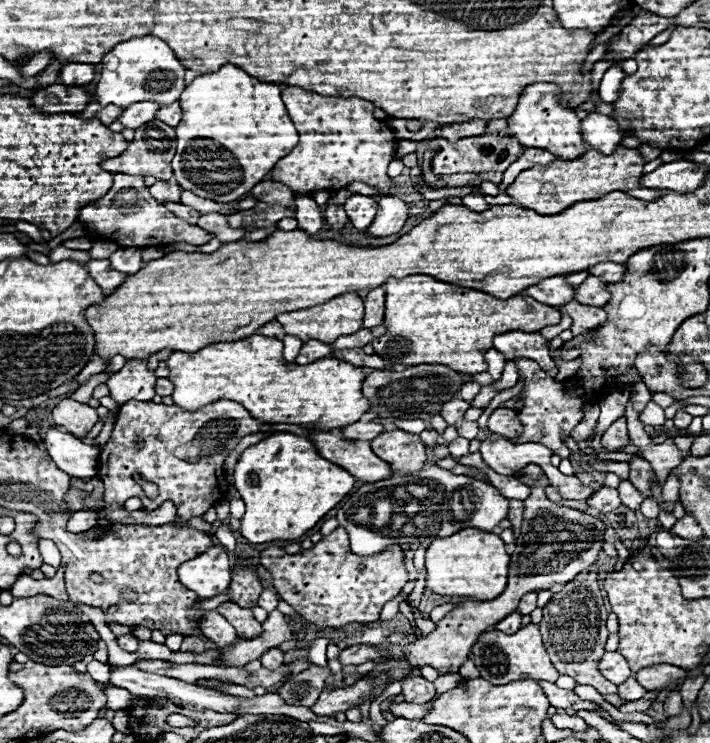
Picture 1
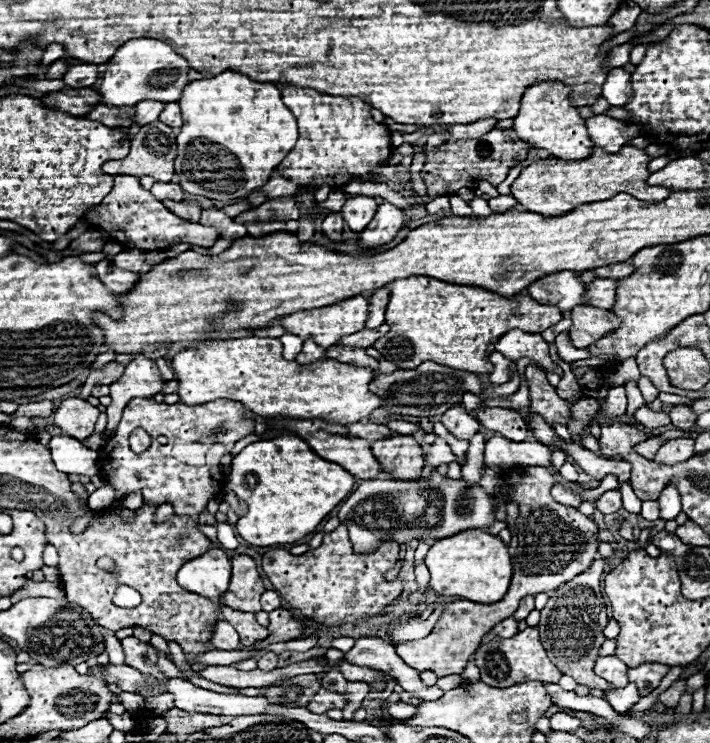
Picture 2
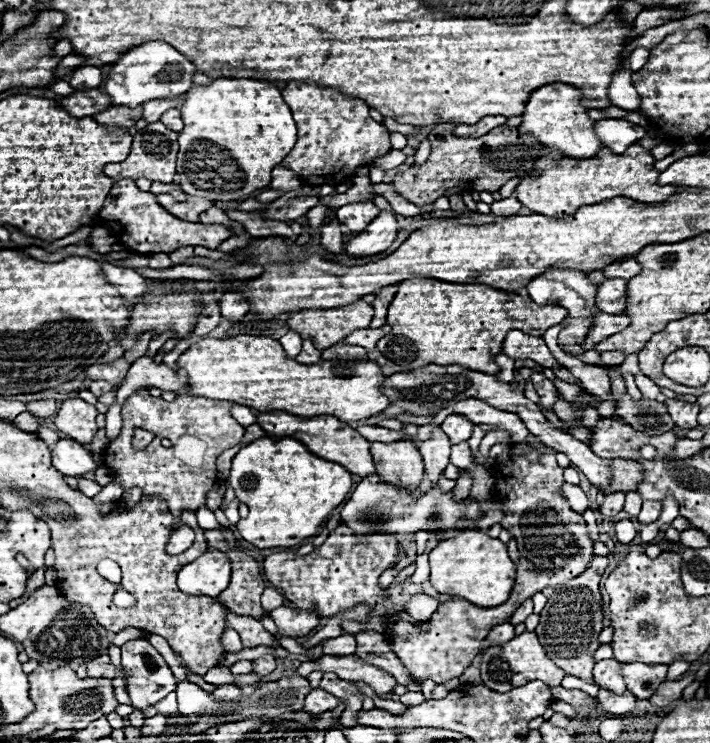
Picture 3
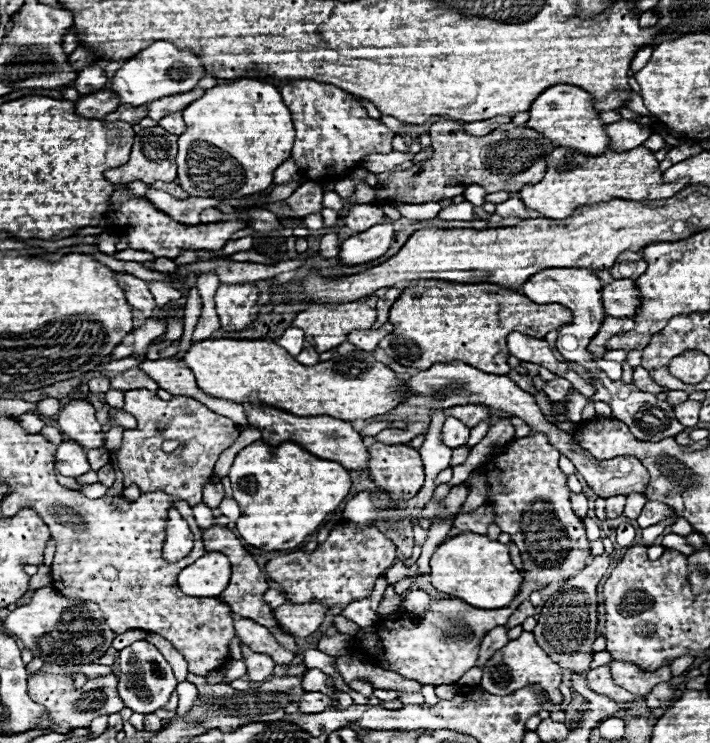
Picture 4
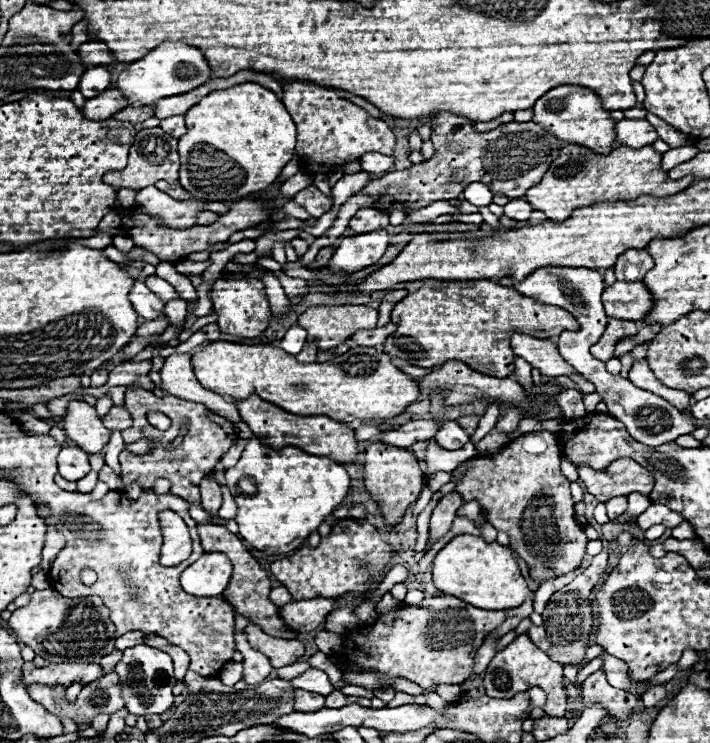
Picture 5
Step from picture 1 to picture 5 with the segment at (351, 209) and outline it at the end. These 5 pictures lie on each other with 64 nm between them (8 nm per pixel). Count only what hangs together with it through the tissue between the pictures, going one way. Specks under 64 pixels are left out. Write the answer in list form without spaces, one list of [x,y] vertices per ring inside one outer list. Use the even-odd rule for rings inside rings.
[[[360,208],[356,216],[350,220],[350,228],[360,234],[360,232],[374,232],[380,228],[388,226],[388,214],[382,210],[374,208]]]

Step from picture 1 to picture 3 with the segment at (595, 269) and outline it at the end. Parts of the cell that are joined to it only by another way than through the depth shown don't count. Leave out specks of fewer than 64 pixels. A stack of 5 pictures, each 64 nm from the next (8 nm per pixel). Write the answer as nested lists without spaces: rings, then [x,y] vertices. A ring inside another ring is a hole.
[[[626,256],[626,258],[620,258],[616,260],[614,264],[606,266],[604,268],[604,274],[606,278],[612,278],[612,276],[624,276],[626,280],[630,280],[632,276],[638,276],[640,274],[640,264],[636,262],[636,256]]]

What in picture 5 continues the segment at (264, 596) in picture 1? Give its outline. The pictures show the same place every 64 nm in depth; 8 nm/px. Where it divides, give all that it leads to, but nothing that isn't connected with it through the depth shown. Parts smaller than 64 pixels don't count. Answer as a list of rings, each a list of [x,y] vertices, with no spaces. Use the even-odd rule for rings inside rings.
[[[276,586],[276,588],[270,592],[270,600],[272,600],[276,606],[284,606],[284,604],[292,602],[292,594],[290,594],[288,588],[284,588],[284,586]]]

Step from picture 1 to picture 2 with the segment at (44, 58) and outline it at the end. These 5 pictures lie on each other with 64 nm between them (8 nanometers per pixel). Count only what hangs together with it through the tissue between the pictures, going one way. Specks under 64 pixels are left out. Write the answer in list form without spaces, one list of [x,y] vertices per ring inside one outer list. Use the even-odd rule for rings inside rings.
[[[59,43],[50,44],[46,50],[44,50],[42,62],[40,62],[40,67],[46,69],[52,62],[61,59],[65,56],[65,51],[63,45]]]

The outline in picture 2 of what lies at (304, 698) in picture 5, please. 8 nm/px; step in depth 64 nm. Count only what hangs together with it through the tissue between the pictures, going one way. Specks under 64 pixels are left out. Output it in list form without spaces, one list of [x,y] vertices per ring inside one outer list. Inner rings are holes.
[[[320,688],[314,698],[308,702],[308,710],[310,712],[316,712],[316,714],[326,714],[328,710],[332,708],[344,708],[346,706],[346,700],[342,694],[336,694],[336,692],[328,692],[326,688]]]

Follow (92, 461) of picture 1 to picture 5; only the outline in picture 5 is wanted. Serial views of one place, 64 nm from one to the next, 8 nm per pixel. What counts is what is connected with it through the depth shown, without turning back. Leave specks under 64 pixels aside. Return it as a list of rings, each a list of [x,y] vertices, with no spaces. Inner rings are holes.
[[[78,446],[62,448],[58,454],[58,472],[62,478],[66,478],[70,482],[84,478],[90,472],[88,454],[82,452]]]

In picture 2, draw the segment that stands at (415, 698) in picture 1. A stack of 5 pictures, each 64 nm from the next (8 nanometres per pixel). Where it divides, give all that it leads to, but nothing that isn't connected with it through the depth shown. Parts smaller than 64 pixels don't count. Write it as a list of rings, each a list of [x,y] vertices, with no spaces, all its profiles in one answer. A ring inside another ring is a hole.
[[[364,636],[356,640],[354,648],[344,656],[348,662],[358,666],[368,666],[374,670],[388,672],[406,692],[414,692],[420,700],[436,700],[444,696],[444,690],[438,686],[426,688],[418,676],[418,672],[402,662],[396,654],[394,646],[382,638]]]

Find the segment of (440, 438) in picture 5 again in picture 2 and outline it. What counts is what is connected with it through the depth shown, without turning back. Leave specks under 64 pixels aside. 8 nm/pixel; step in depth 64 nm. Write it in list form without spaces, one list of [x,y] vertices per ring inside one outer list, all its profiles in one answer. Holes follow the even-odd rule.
[[[452,406],[452,408],[448,408],[448,410],[442,414],[442,424],[444,424],[446,430],[448,430],[452,436],[456,436],[458,440],[470,440],[470,438],[478,432],[478,428],[480,428],[478,420],[474,420],[472,416],[468,416],[462,406]]]

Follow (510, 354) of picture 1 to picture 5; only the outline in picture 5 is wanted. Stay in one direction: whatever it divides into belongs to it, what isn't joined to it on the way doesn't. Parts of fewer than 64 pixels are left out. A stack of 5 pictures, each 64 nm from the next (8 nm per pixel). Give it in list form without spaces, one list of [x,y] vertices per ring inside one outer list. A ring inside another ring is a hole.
[[[514,334],[512,350],[516,356],[524,358],[532,368],[540,370],[544,384],[554,376],[568,376],[576,372],[560,356],[558,344],[548,338],[532,338],[528,334]]]

